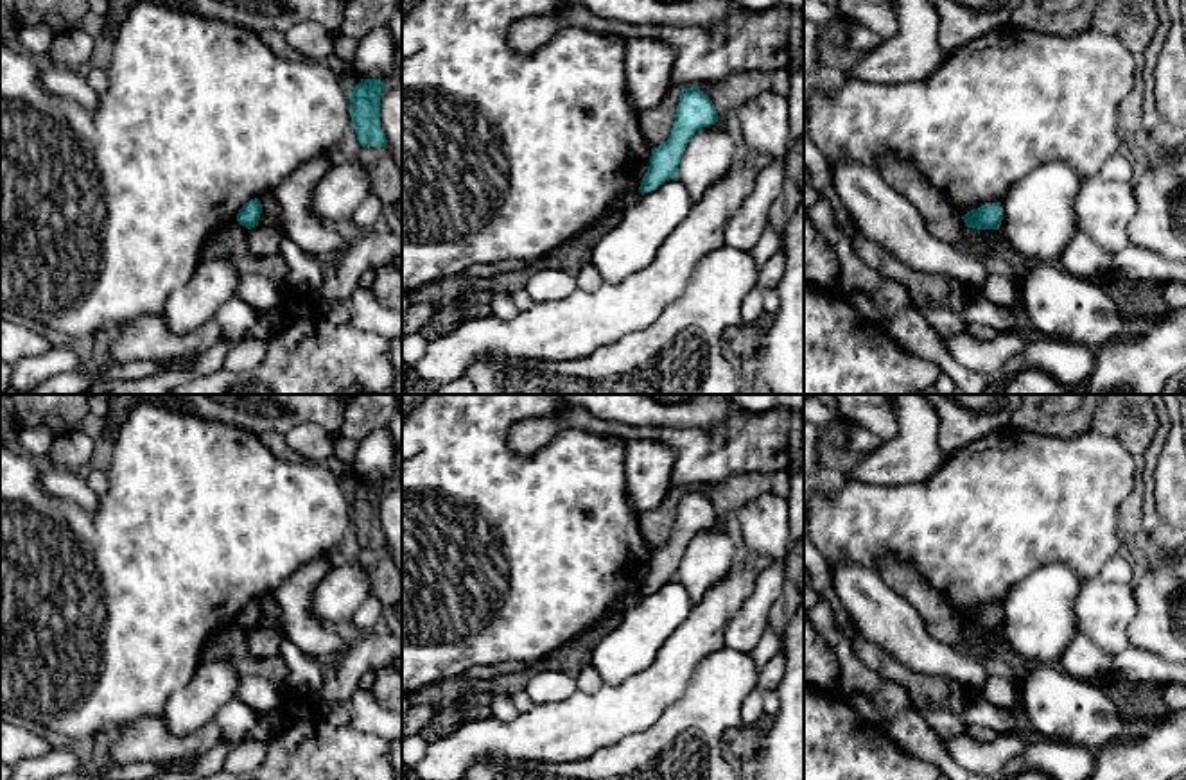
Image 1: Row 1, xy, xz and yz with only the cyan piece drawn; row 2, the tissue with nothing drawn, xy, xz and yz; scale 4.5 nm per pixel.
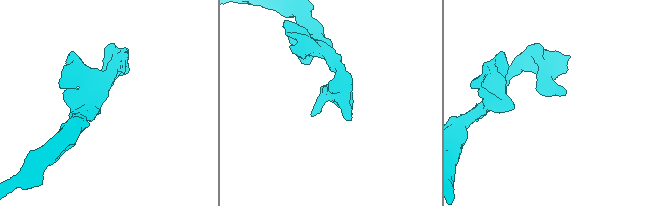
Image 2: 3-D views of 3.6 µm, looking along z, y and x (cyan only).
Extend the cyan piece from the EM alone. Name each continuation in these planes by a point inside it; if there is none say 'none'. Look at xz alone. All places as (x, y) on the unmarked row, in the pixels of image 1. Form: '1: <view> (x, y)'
none

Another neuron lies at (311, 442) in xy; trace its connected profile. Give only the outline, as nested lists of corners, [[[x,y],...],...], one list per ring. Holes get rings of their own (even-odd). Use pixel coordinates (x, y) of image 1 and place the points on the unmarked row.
[[[316,423],[296,425],[283,436],[287,445],[303,461],[327,464],[327,461],[334,455],[334,436],[321,425]]]

